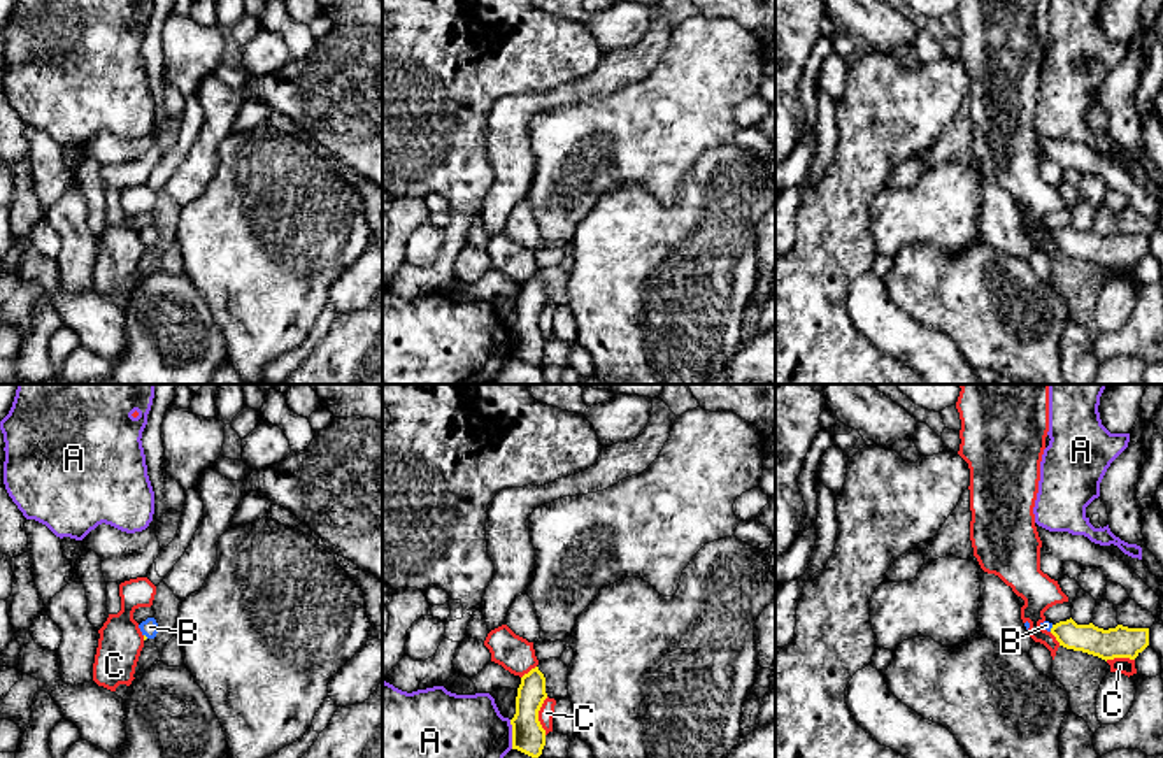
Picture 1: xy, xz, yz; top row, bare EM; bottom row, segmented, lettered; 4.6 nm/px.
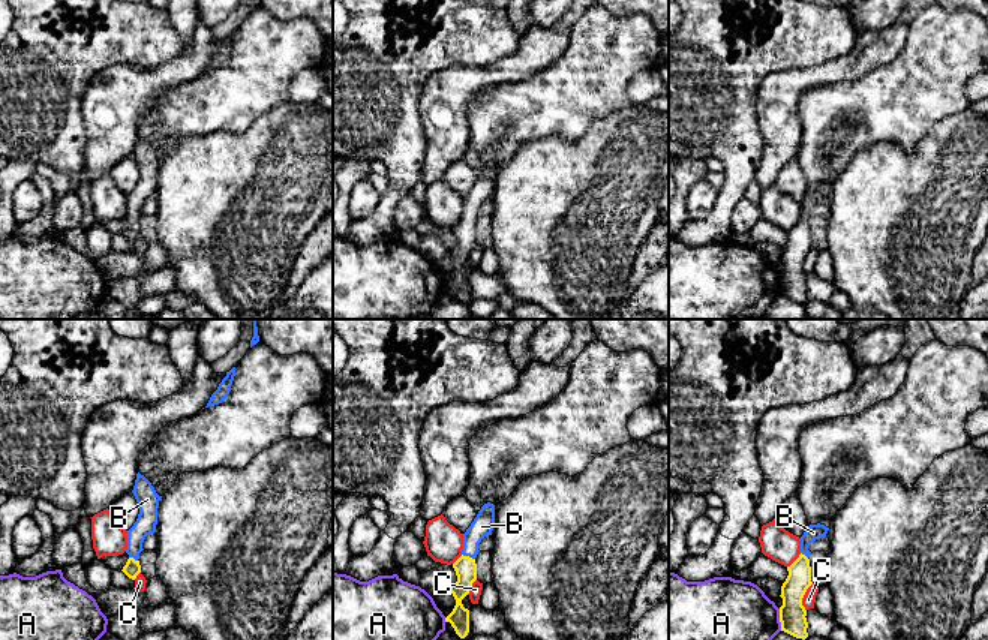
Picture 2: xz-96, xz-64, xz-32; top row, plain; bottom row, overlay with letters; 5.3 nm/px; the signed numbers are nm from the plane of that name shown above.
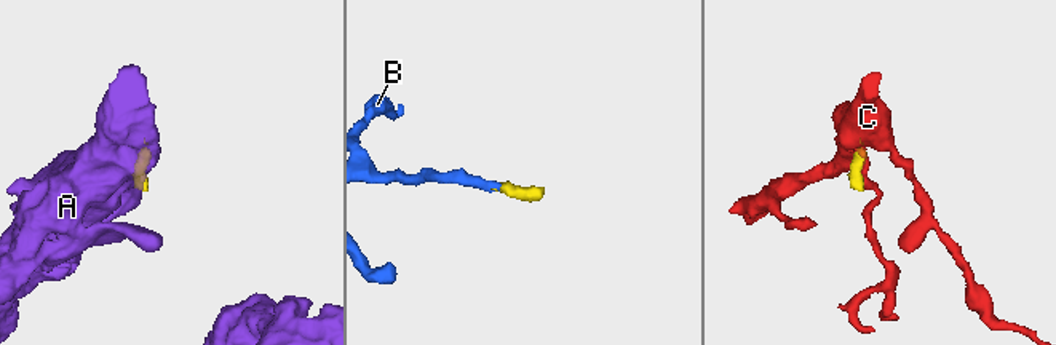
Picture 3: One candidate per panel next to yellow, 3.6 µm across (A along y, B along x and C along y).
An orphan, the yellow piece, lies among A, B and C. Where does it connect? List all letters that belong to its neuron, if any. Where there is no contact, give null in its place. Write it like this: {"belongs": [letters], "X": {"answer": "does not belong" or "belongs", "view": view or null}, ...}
{"belongs": ["B"], "A": {"answer": "does not belong", "view": "xz"}, "B": {"answer": "belongs", "view": "yz"}, "C": {"answer": "does not belong", "view": "xz"}}

